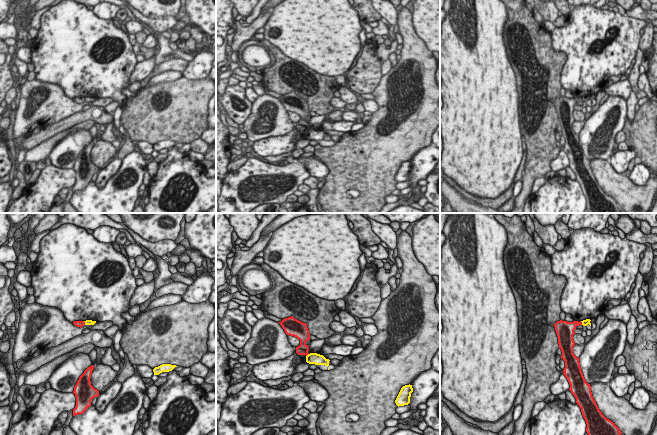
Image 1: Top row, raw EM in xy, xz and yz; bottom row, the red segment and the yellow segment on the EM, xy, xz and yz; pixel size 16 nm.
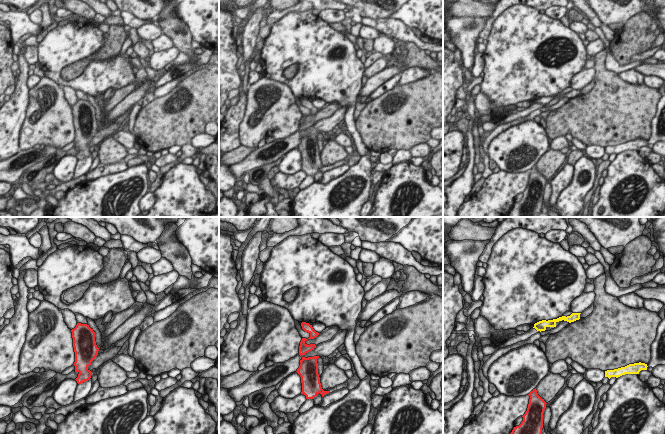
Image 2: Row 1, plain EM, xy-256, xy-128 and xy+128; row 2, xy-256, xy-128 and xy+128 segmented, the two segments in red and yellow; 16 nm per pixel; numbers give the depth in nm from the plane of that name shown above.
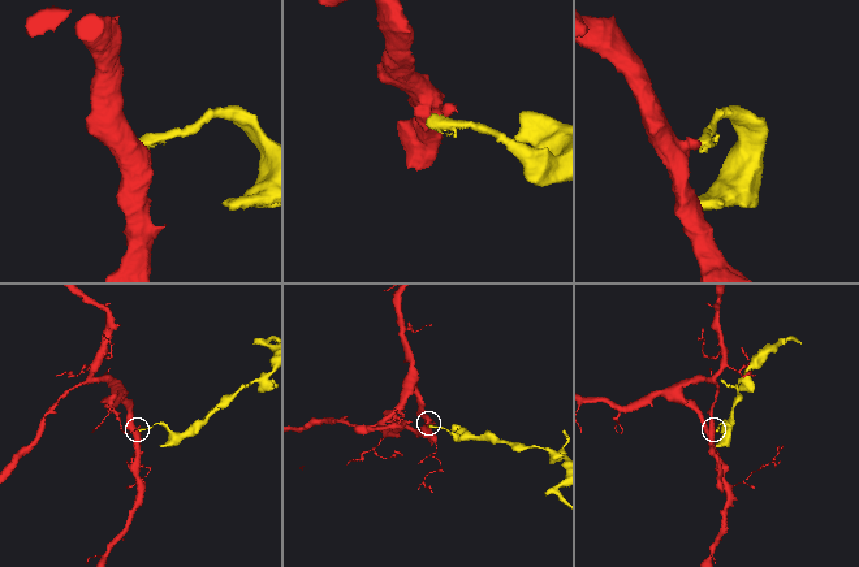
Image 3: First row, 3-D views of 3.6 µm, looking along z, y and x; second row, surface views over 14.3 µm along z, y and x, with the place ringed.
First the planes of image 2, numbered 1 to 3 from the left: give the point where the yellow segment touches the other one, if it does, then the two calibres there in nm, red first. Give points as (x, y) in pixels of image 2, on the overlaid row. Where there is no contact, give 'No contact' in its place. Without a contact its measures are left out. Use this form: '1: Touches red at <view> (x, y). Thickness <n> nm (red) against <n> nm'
1: No contact
2: No contact
3: No contact

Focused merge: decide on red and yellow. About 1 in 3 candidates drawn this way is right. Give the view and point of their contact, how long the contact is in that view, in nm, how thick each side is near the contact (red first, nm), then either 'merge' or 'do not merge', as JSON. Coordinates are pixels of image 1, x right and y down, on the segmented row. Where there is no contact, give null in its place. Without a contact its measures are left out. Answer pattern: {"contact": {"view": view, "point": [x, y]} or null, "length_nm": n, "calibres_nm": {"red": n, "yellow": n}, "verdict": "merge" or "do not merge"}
{"contact": {"view": "xz", "point": [307, 354]}, "length_nm": 70, "calibres_nm": {"red": 180, "yellow": 190}, "verdict": "do not merge"}

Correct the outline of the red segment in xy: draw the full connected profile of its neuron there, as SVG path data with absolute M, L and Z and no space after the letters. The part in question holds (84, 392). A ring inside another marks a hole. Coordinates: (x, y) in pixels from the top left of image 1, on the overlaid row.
M93 365L88 367L79 377L74 387L76 406L73 409L73 416L83 414L91 406L92 399L99 396L99 391L91 385L90 381L93 369Z

